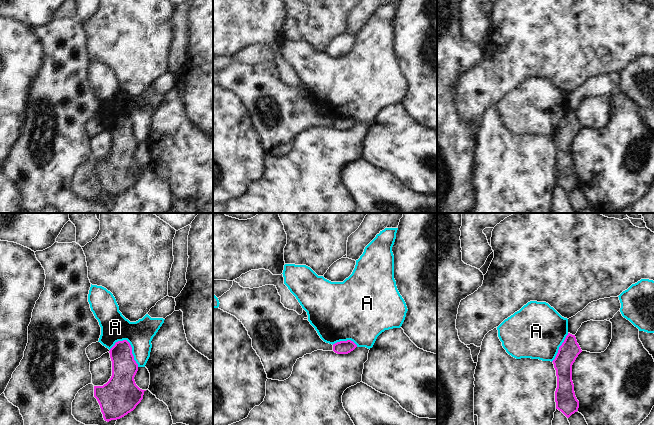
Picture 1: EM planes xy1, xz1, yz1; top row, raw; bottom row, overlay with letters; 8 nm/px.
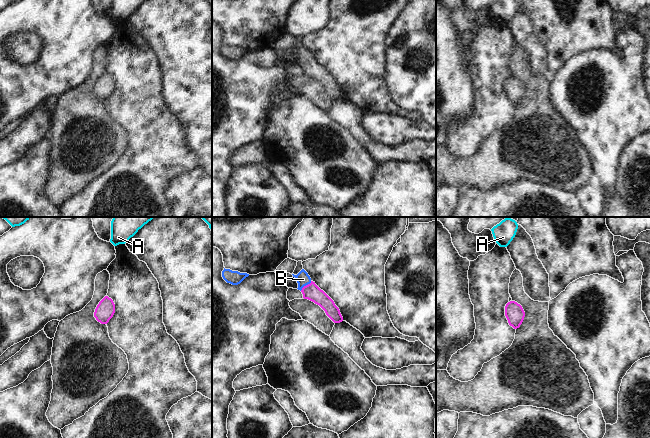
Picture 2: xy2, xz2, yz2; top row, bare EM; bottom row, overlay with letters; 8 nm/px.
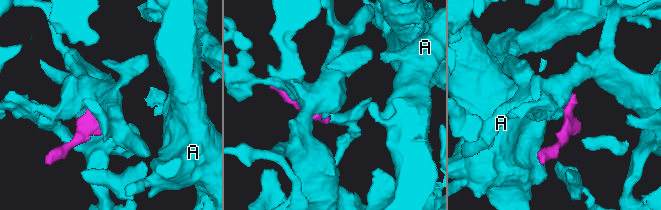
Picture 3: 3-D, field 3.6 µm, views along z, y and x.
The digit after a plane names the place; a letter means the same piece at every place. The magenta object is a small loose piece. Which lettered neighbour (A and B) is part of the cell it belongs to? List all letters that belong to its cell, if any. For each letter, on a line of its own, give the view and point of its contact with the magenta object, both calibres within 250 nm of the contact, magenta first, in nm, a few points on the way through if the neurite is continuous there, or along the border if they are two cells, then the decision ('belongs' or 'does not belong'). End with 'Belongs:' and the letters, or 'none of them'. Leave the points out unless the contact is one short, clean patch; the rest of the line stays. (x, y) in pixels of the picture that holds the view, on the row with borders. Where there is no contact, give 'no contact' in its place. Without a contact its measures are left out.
A: xy1 (130, 345) | 200/220 nm | along xy1 (109, 349), (116, 342), (126, 340), (138, 366) | does not belong
B: xz2 (306, 285) | 140/110 nm | across xz2 (312, 292), (306, 285), (303, 279) | belongs
Belongs: B

